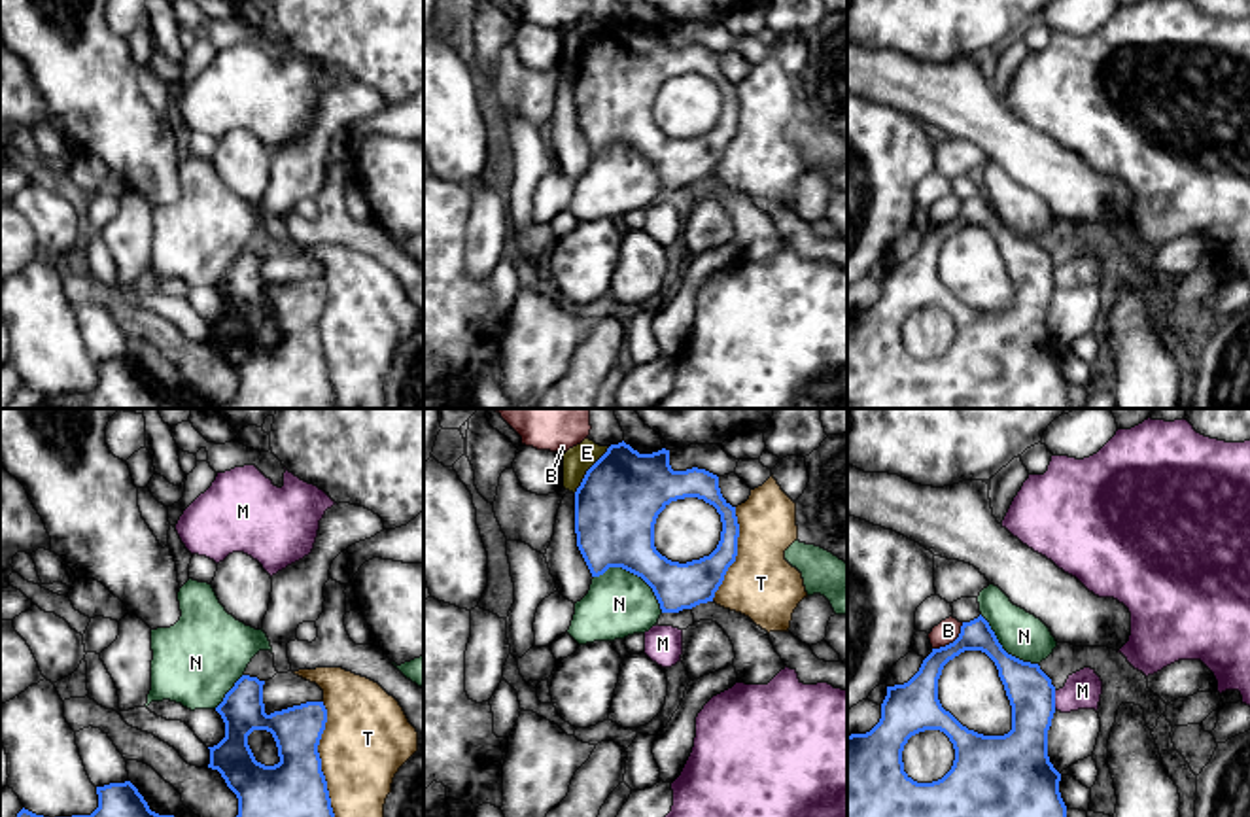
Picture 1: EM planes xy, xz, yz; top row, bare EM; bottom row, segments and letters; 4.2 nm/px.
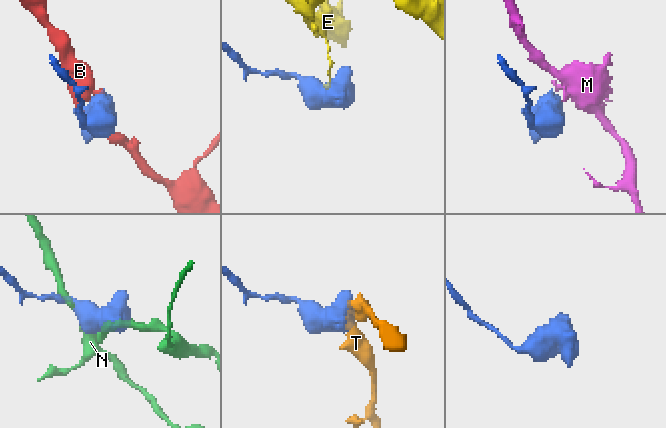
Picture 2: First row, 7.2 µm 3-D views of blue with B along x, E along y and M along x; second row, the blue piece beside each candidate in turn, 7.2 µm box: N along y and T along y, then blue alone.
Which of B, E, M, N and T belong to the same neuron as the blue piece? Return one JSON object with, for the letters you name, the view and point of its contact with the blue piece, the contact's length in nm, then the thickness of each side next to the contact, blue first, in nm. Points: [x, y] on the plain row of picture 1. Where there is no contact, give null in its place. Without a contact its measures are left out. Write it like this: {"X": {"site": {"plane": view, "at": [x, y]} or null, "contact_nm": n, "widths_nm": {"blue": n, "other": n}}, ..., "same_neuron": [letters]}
{"same_neuron": []}

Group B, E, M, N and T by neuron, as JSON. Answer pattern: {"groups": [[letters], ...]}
{"groups": [["B"], ["E"], ["M"], ["N"], ["T"]]}

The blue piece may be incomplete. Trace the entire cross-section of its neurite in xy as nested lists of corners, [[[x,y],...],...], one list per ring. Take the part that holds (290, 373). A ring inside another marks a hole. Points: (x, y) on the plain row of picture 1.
[[[242,252],[216,284],[225,314],[208,323],[208,344],[217,346],[238,374],[238,391],[227,403],[178,401],[174,391],[151,388],[125,357],[96,363],[98,384],[91,391],[49,395],[23,384],[8,408],[340,408],[318,329],[327,299],[323,278],[267,291],[263,261]],[[253,306],[272,310],[278,340],[255,337],[248,322]]]

